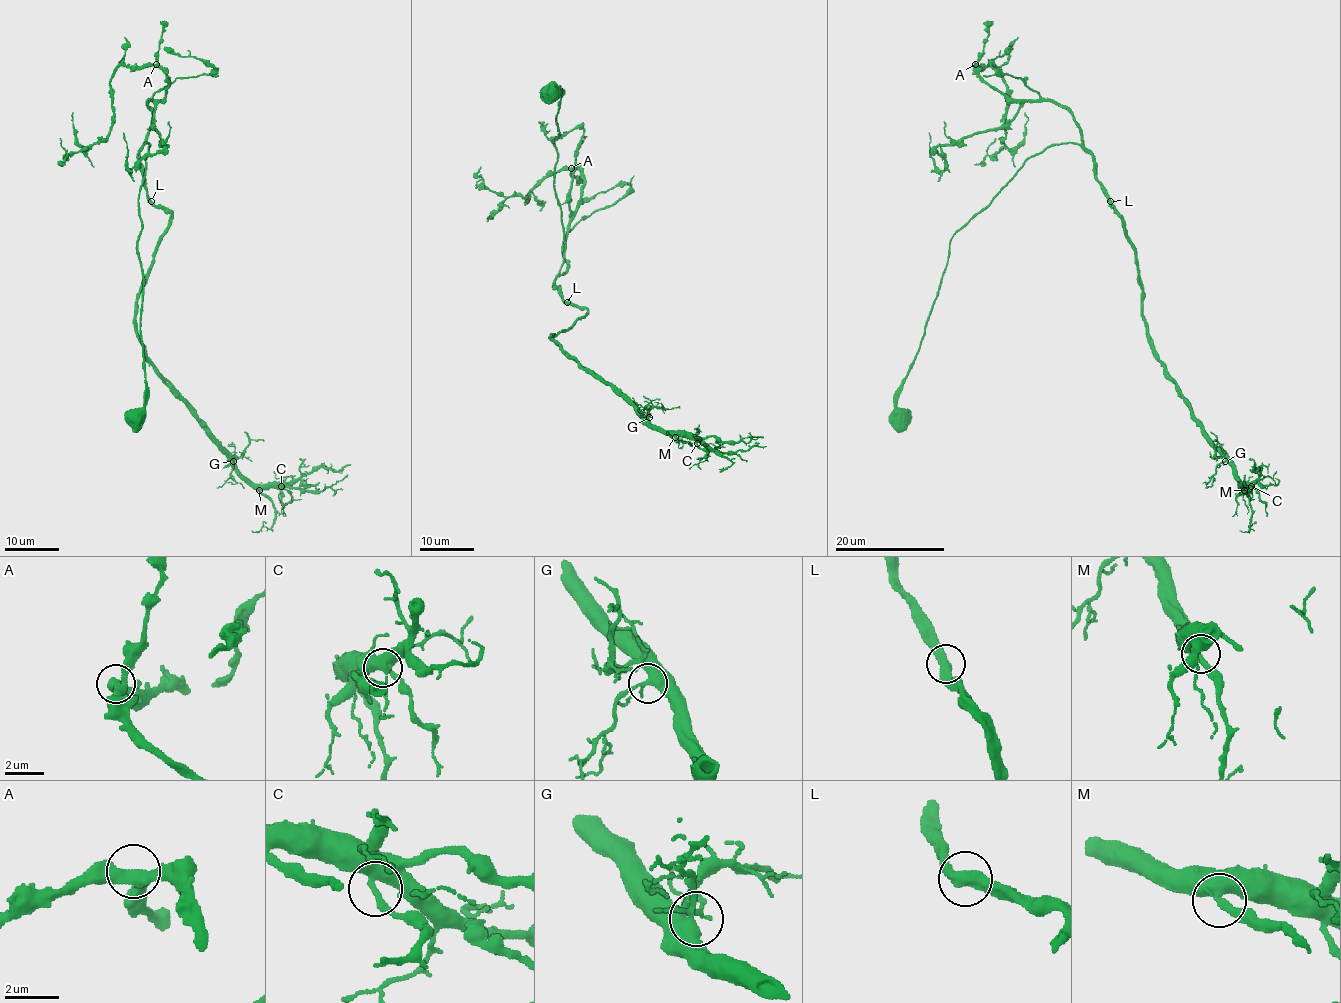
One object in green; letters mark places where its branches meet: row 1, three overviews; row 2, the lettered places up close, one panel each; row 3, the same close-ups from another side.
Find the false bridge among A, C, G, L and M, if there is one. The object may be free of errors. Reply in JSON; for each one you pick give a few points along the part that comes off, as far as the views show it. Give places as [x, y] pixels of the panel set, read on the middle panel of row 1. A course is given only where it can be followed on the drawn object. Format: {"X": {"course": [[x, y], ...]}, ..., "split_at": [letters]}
{"split_at": []}

